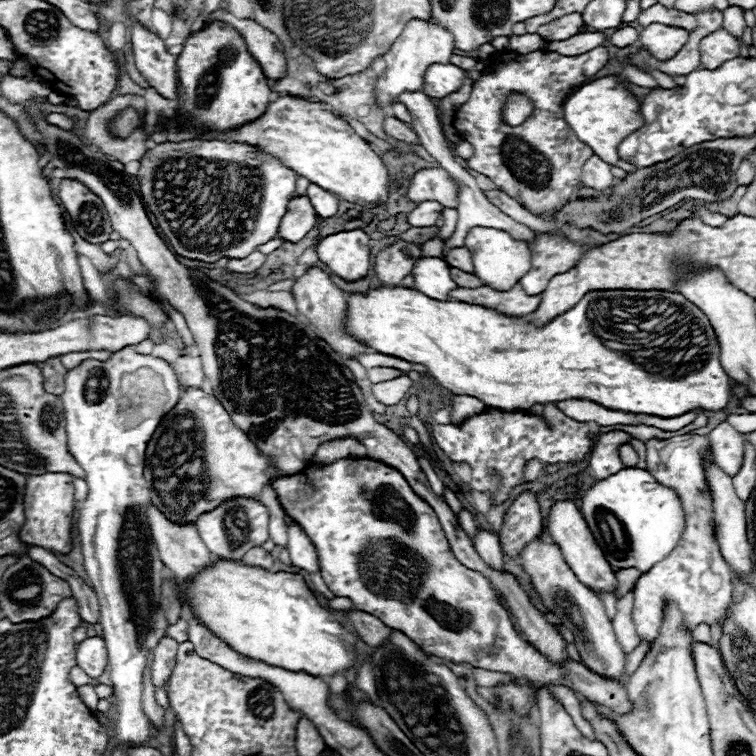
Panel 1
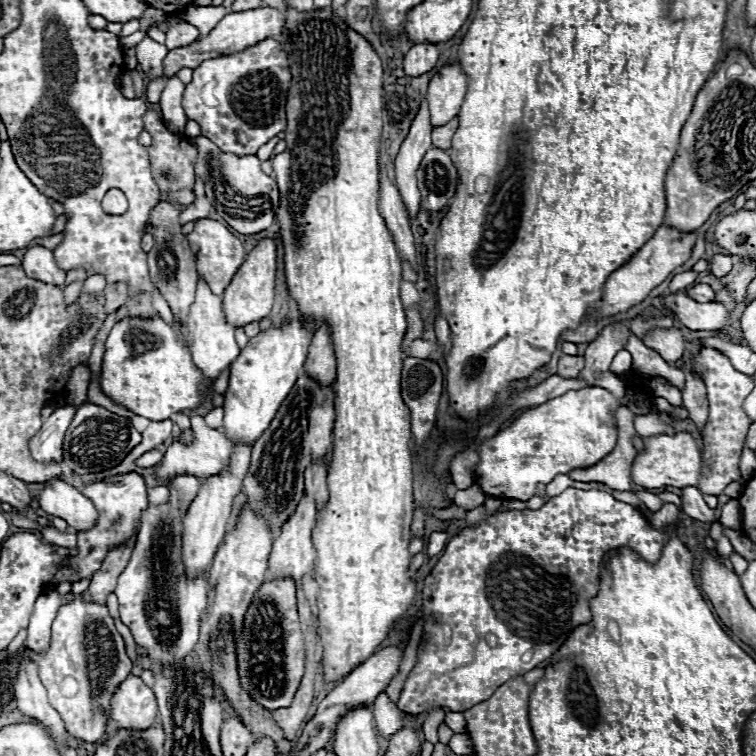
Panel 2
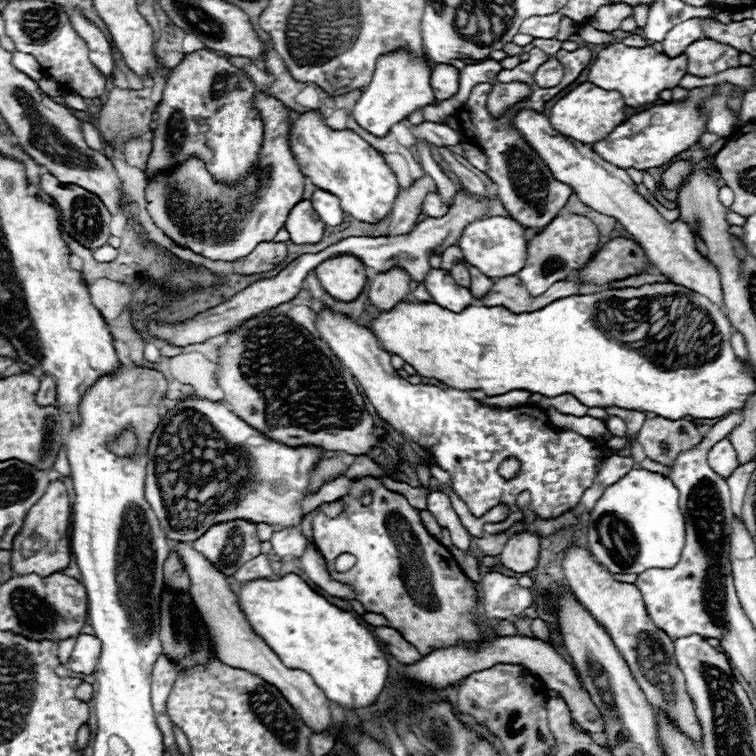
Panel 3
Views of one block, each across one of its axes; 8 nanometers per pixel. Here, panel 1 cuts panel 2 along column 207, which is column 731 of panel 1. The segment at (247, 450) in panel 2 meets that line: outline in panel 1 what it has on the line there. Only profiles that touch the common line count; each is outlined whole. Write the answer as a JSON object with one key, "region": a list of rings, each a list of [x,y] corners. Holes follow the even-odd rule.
{"region":[[[714,462],[706,468],[706,476],[714,498],[714,530],[716,530],[716,540],[720,544],[720,552],[734,574],[738,574],[740,578],[748,578],[752,572],[752,546],[748,544],[748,536],[746,536],[744,502],[736,496],[732,478],[724,474]]]}

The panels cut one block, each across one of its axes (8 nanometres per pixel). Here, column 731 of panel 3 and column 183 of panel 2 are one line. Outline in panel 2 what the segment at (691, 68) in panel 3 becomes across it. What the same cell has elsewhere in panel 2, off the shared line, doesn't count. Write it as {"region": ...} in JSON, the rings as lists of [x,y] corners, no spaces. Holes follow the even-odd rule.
{"region":[[[264,6],[264,8],[254,8],[254,10],[244,10],[244,12],[234,12],[234,14],[228,14],[224,16],[216,28],[210,30],[210,34],[198,38],[196,42],[188,44],[188,46],[182,46],[182,48],[174,48],[166,54],[164,58],[164,76],[170,78],[170,76],[176,76],[176,72],[180,68],[198,68],[200,62],[204,60],[210,60],[210,58],[220,58],[220,56],[230,56],[230,54],[236,54],[236,52],[242,52],[246,50],[248,46],[254,46],[266,38],[274,38],[282,32],[282,24],[284,24],[284,16],[276,10],[276,8],[270,8],[270,6]]]}

